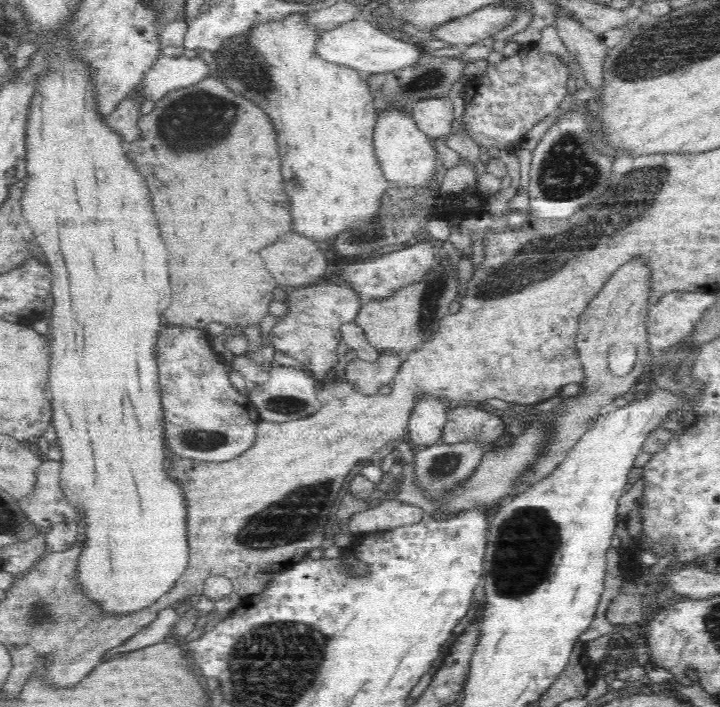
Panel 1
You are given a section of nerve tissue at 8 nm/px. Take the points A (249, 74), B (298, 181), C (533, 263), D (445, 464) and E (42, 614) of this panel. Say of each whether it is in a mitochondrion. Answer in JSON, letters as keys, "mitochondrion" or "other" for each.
{"A":"mitochondrion","B":"mitochondrion","C":"mitochondrion","D":"mitochondrion","E":"mitochondrion"}

